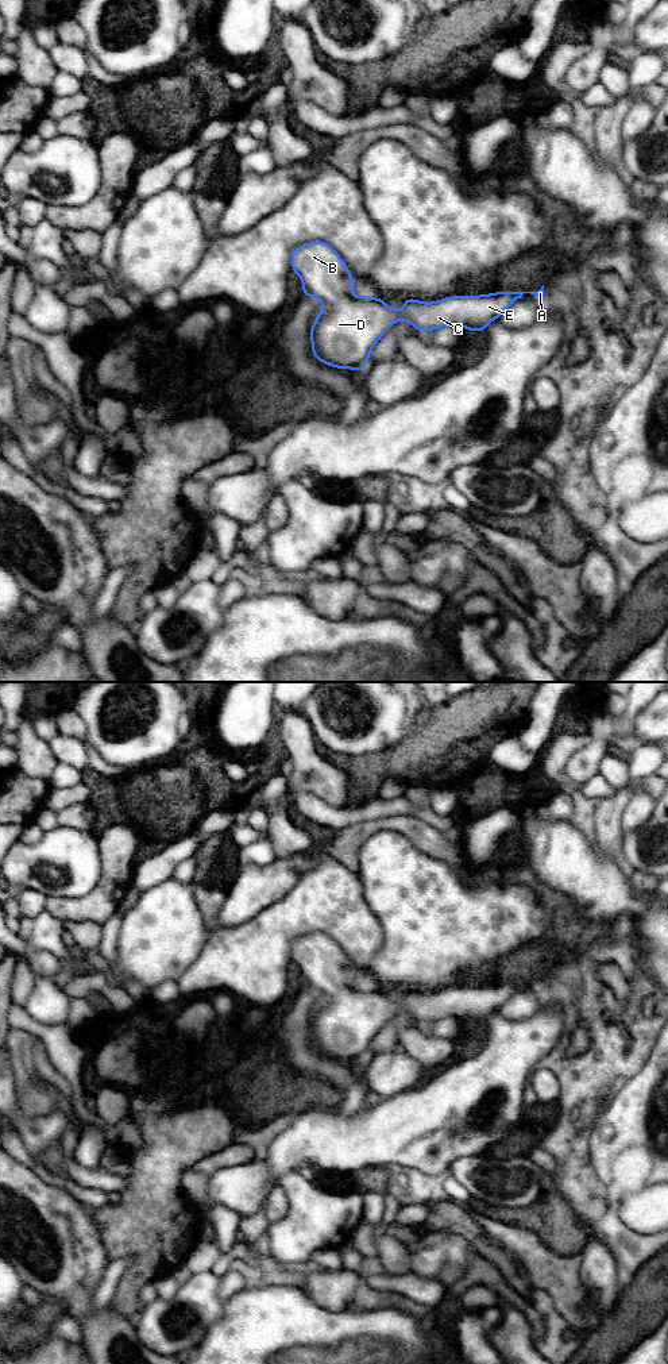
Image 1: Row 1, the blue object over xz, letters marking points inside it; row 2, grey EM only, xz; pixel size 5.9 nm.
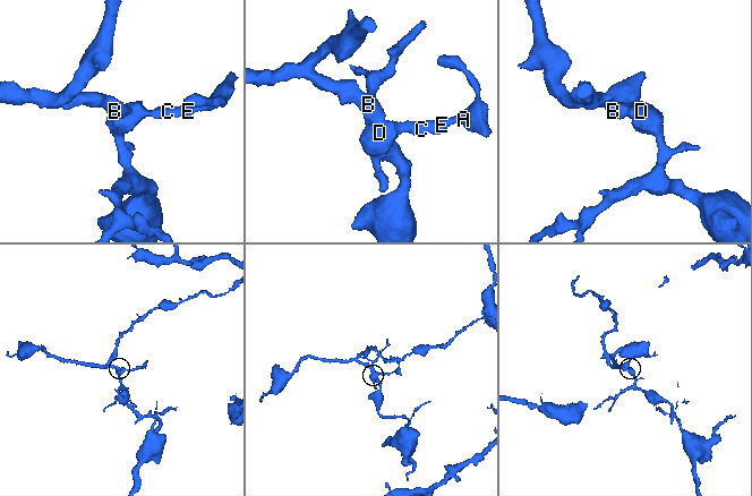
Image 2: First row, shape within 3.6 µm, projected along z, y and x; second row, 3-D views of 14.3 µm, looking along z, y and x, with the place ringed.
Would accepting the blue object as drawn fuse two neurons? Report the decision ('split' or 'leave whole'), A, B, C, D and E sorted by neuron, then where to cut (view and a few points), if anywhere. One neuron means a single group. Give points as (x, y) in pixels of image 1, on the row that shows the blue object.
leave whole | A B C D E | no cut

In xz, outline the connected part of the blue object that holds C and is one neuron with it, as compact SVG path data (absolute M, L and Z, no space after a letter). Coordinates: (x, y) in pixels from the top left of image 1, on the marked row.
M309 242L296 247L291 251L291 270L297 273L302 282L302 294L314 297L324 304L324 309L317 315L312 328L312 352L314 358L328 366L337 369L351 369L363 371L370 352L382 335L398 320L409 321L418 332L439 330L445 325L457 325L470 331L480 331L501 315L524 293L534 294L540 298L544 297L544 285L538 292L495 292L482 296L452 296L433 303L422 303L414 298L405 298L401 309L395 311L386 305L385 300L363 296L355 297L351 292L356 288L345 262L339 254L325 242Z

